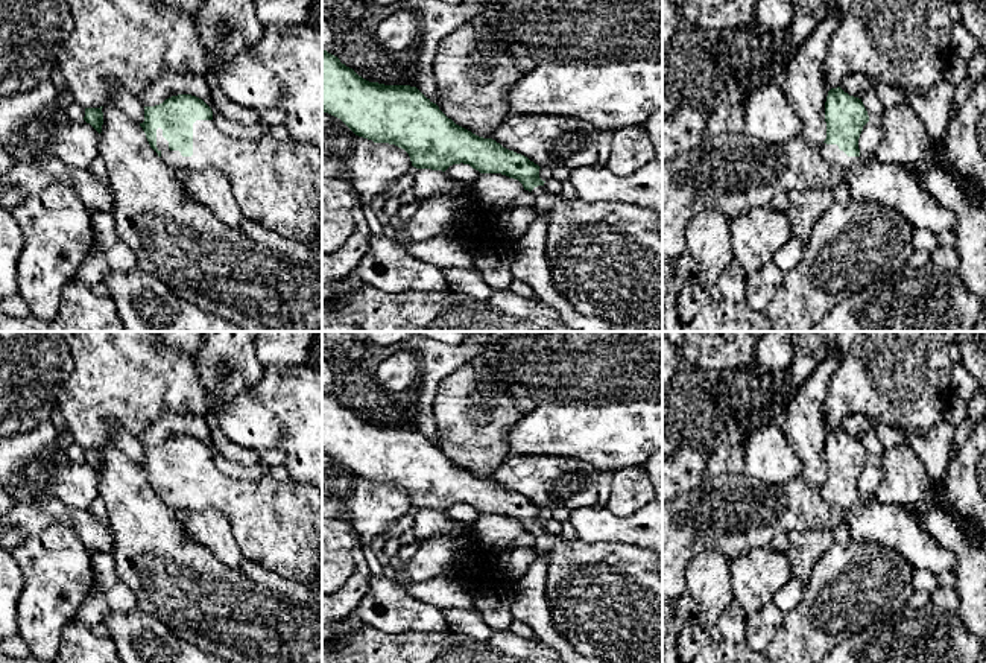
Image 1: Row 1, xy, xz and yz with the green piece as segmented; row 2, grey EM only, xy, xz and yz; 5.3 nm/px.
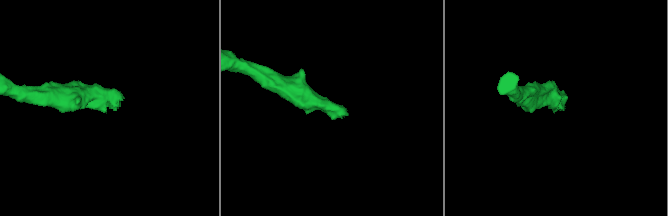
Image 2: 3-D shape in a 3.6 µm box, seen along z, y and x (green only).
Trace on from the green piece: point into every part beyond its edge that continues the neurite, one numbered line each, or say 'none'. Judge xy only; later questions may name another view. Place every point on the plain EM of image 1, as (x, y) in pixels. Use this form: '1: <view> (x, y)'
1: xy (278, 525)

